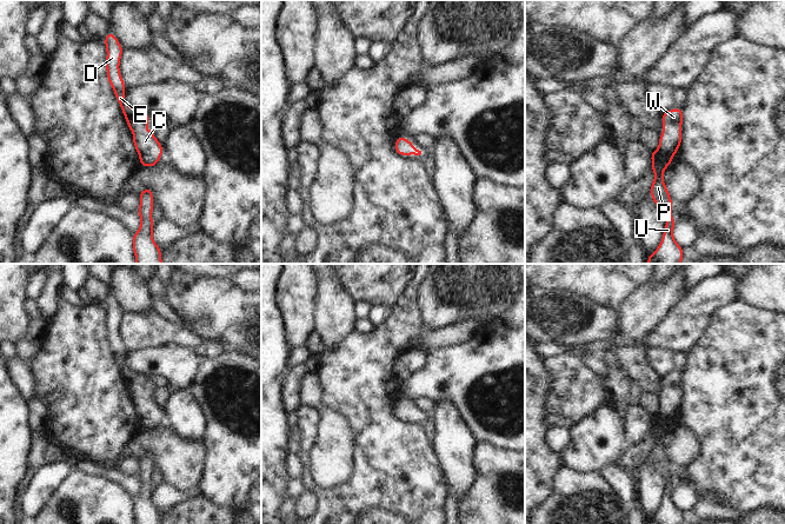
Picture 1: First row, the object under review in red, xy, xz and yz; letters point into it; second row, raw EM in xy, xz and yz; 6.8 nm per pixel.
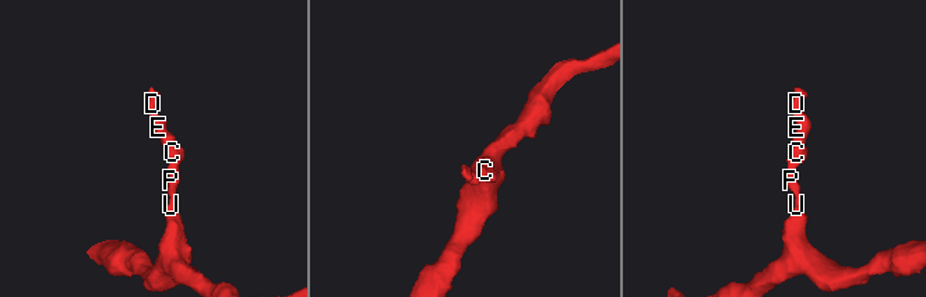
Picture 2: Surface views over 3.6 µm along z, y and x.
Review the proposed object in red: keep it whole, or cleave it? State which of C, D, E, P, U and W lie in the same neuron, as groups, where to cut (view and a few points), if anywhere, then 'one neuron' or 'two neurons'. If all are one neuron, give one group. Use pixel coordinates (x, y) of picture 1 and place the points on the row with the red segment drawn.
C D E P U W; no cut; one neuron

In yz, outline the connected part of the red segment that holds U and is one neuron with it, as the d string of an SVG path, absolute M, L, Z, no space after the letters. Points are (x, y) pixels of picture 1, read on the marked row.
M673 108L661 113L664 130L659 140L659 150L651 152L652 172L656 173L654 181L650 193L656 205L667 217L664 237L656 252L647 258L647 264L680 264L683 260L683 247L673 239L673 227L676 225L672 218L672 199L663 180L664 170L671 165L672 157L677 153L683 133L680 126L683 122L683 110Z

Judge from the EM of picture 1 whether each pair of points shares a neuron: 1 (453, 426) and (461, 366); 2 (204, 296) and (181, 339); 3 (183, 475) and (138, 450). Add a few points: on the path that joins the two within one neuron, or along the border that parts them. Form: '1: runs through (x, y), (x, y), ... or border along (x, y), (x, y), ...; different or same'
1: border along (434, 405), (440, 402), (447, 402), (471, 433); different
2: border along (190, 329), (200, 339); different
3: runs through (172, 464), (154, 446), (148, 446); same

